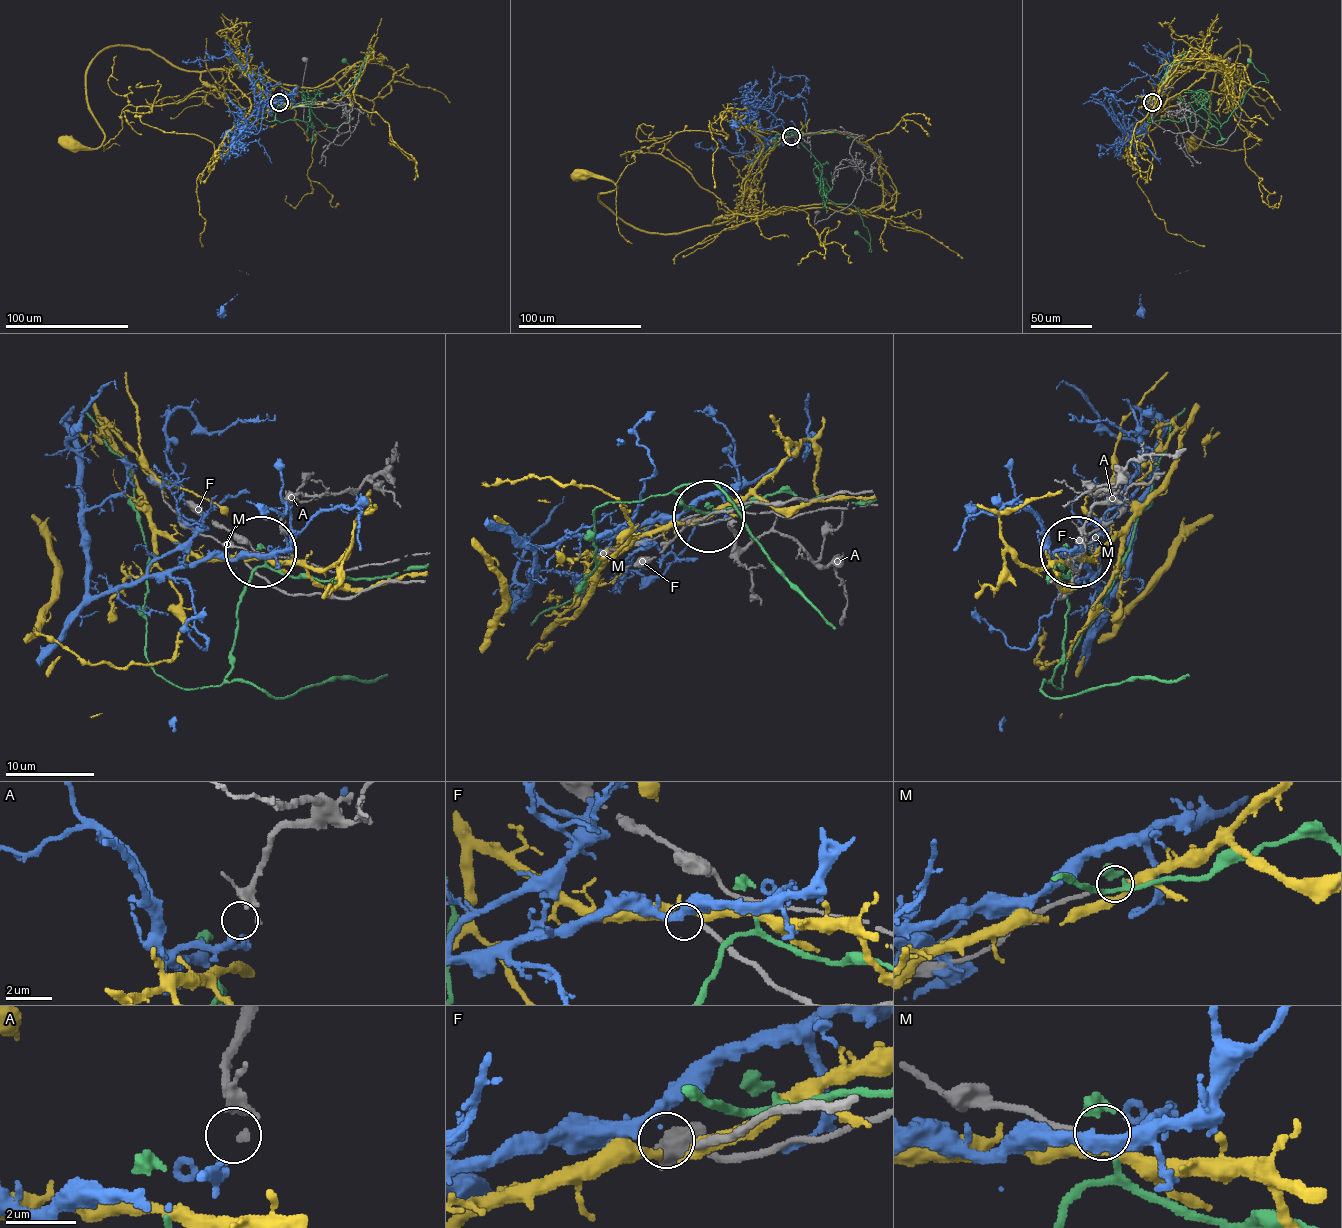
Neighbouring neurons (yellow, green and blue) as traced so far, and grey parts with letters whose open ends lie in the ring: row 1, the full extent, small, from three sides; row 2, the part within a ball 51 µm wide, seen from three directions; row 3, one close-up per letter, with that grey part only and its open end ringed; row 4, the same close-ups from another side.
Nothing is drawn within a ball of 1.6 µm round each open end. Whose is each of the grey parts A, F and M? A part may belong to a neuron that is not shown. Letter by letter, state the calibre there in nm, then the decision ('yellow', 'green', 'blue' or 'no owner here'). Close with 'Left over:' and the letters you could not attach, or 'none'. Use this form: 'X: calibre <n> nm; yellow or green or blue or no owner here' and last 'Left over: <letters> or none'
A: calibre 280 nm; blue
F: calibre 220 nm; no owner here
M: calibre 150 nm; green
Left over: F

